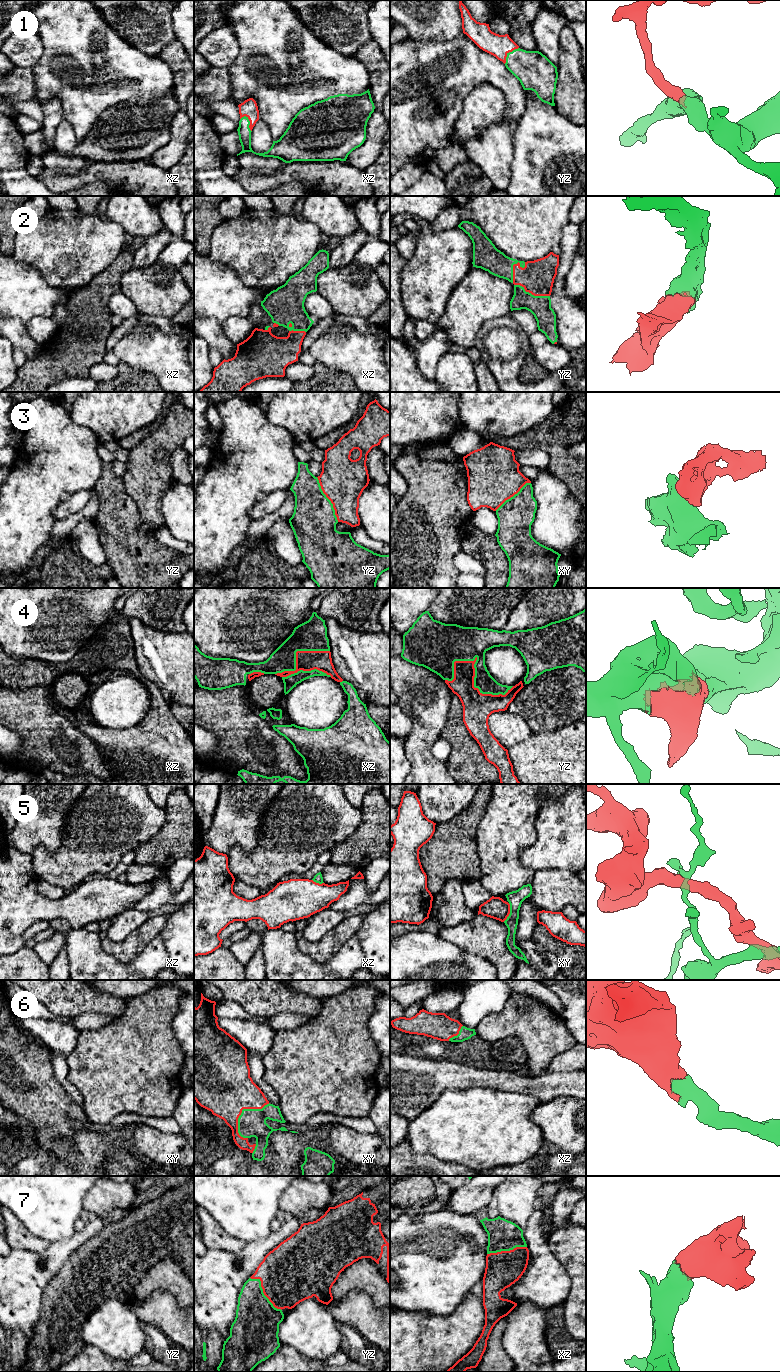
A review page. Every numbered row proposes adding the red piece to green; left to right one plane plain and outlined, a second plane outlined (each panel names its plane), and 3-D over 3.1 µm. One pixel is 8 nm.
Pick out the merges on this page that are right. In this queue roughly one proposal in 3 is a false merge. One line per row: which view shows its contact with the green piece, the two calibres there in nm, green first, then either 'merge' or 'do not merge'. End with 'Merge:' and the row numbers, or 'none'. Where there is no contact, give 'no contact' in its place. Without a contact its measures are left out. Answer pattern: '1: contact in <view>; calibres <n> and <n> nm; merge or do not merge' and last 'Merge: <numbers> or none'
1: contact in yz; calibres 300 and 180 nm; merge
2: contact in yz; calibres 180 and 280 nm; merge
3: contact in yz; calibres 360 and 360 nm; merge
4: contact in xz; calibres 190 and 160 nm; merge
5: contact in xy; calibres 130 and 170 nm; do not merge
6: contact in xy; calibres 220 and 460 nm; merge
7: contact in yz; calibres 360 and 460 nm; merge
Merge: 1, 2, 3, 4, 6, 7

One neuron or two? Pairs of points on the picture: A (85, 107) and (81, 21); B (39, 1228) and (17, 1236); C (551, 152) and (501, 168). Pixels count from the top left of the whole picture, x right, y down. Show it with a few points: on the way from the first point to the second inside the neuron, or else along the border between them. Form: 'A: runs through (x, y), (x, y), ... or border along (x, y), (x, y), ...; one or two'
A: runs through (99, 85), (88, 73), (81, 43); one
B: border along (15, 1217), (32, 1234), (50, 1242); two
C: border along (513, 142), (513, 161), (508, 185); two

